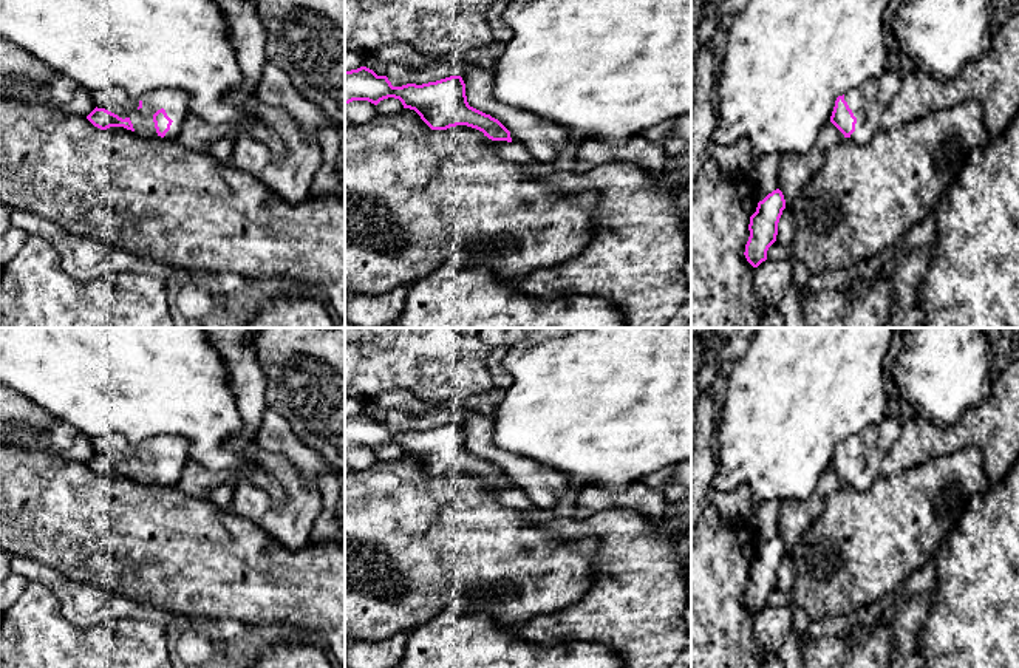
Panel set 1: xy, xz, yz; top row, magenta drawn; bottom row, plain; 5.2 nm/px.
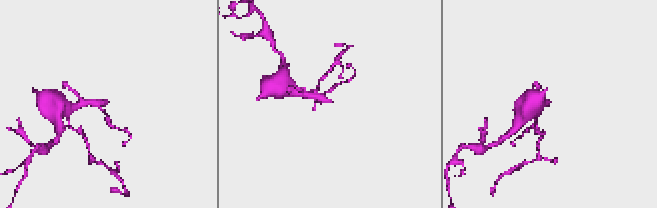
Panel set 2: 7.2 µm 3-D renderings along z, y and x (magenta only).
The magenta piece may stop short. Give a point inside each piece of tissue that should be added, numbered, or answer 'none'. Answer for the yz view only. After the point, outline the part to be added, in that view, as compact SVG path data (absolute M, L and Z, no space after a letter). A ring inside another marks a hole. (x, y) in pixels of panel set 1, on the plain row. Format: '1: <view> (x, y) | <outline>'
1: yz (866, 449) | M888 416L881 424L867 431L852 436L844 447L857 464L855 478L850 486L864 490L872 486L880 475L883 456L900 438L901 422L898 418Z

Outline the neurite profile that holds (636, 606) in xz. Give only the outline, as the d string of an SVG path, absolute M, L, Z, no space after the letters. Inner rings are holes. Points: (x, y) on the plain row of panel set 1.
M631 509L603 510L583 520L543 518L540 529L561 540L598 541L594 584L577 603L537 615L524 625L509 626L510 631L546 648L571 642L606 646L623 659L625 668L670 668L690 645L691 634L683 617L688 602L685 566L673 543L677 532Z

